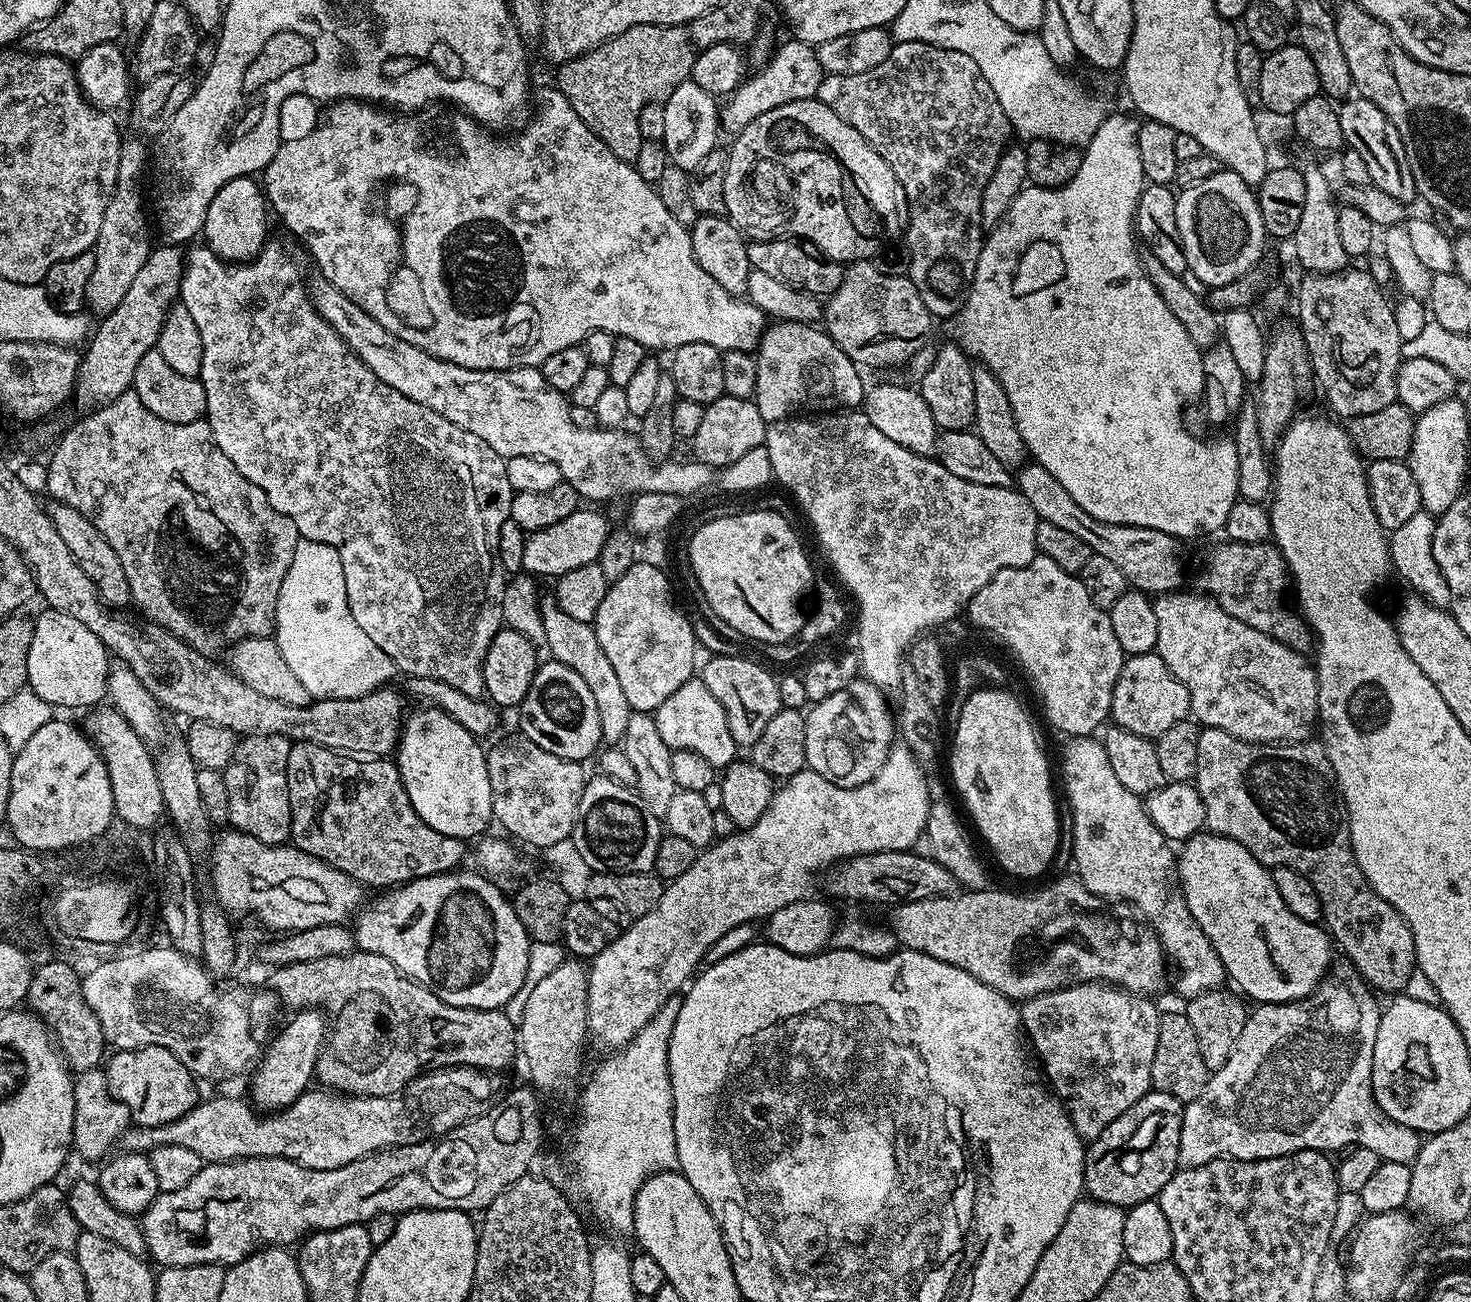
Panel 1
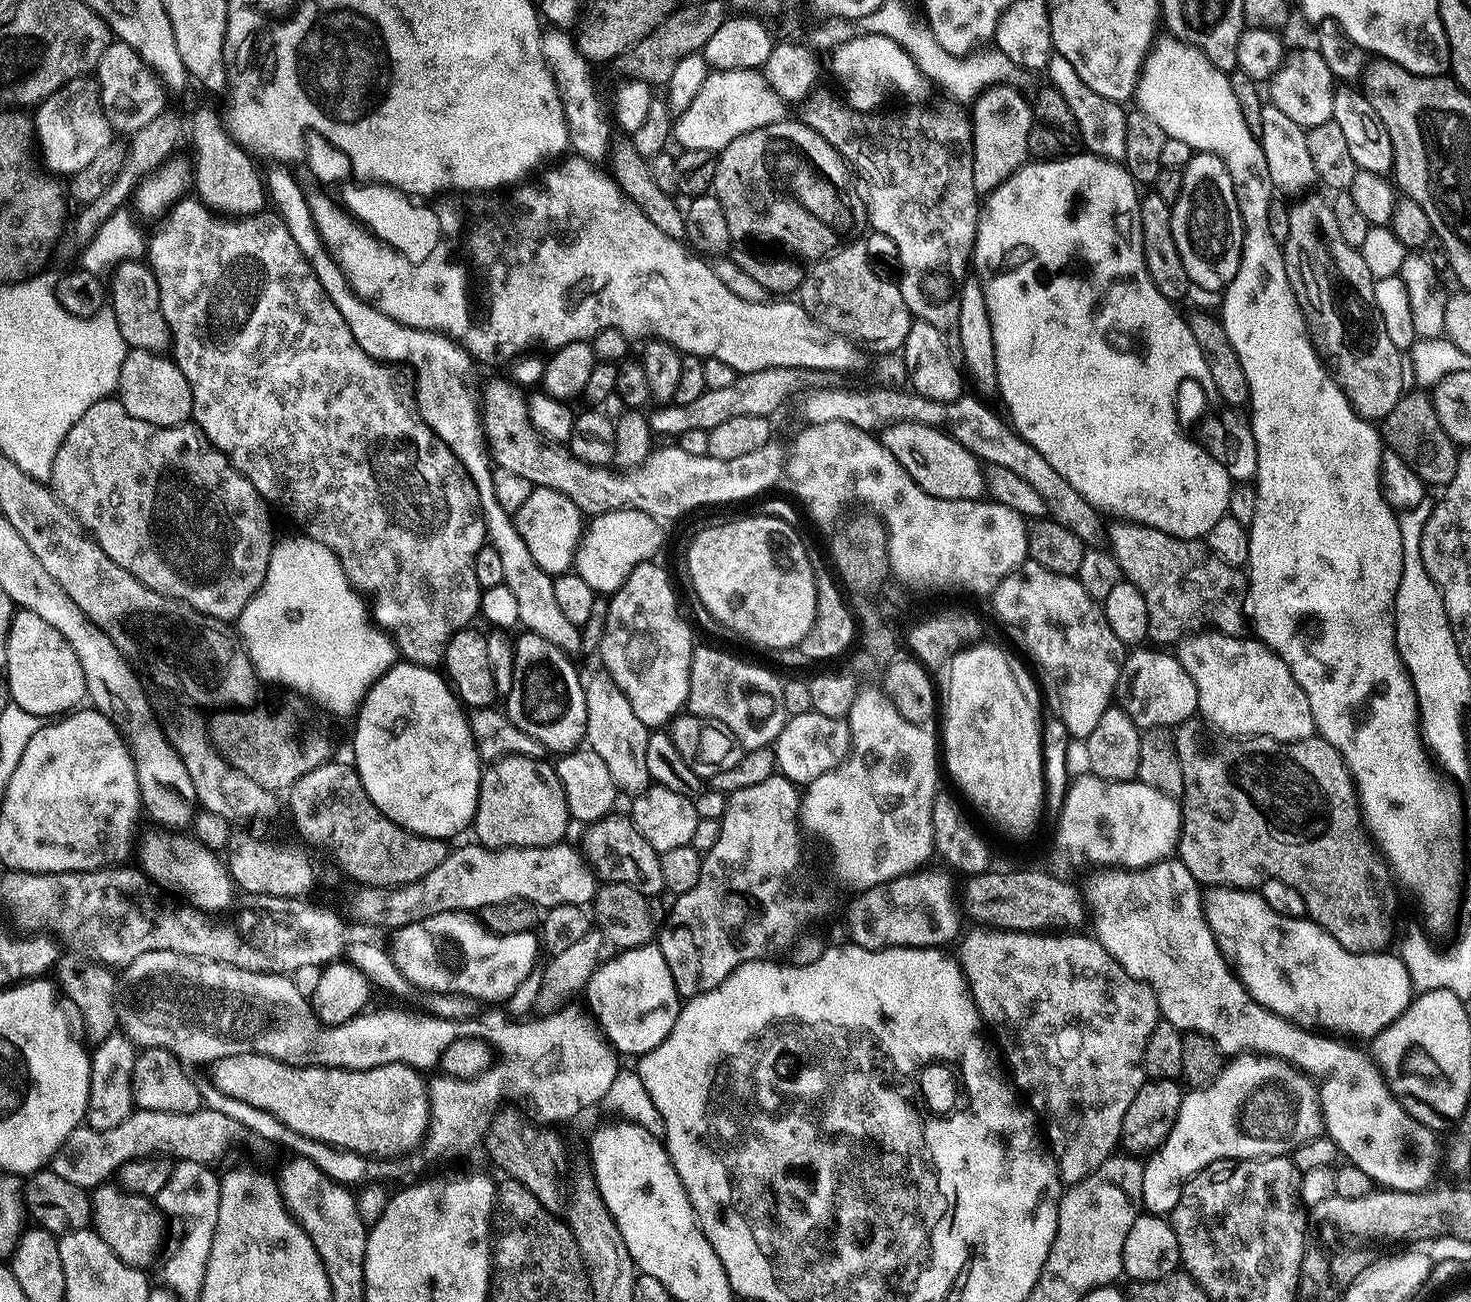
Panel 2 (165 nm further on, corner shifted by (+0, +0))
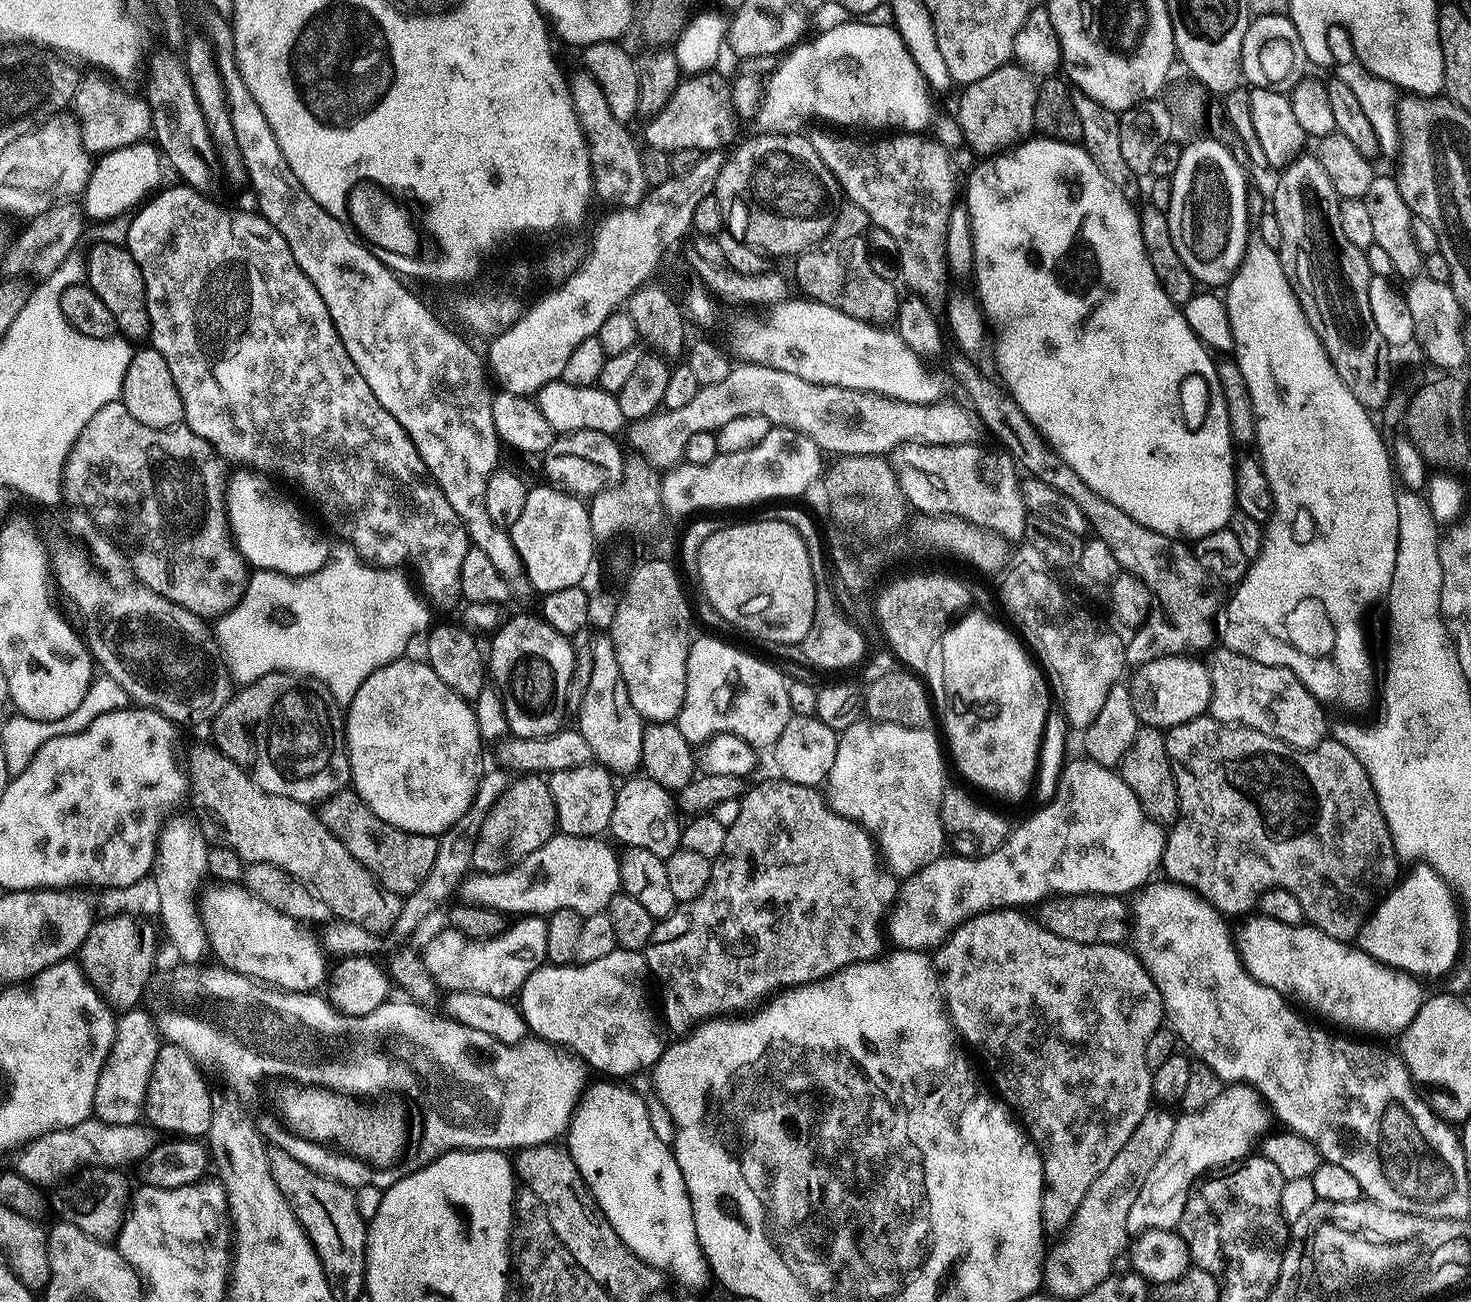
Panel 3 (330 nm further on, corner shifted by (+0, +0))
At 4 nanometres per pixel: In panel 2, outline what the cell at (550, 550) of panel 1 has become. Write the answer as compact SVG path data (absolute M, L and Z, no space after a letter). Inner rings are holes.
M619 508L593 517L581 535L573 558L573 571L599 595L610 596L621 588L634 566L649 563L662 544L659 521L644 511Z

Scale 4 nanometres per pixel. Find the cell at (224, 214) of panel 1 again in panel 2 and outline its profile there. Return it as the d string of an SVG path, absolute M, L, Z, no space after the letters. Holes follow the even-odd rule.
M200 108L190 116L192 144L196 147L196 164L194 160L195 195L209 211L224 218L241 218L255 216L266 208L266 184L262 172L256 169L257 161L249 156L238 144L232 143L231 136L218 119L218 112L212 108Z

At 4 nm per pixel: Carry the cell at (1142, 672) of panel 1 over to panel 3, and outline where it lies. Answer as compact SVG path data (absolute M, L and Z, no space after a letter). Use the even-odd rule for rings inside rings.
M1191 655L1183 656L1163 656L1154 662L1148 662L1141 665L1132 680L1130 687L1132 689L1132 701L1136 717L1140 719L1141 725L1150 728L1159 728L1167 730L1178 726L1182 722L1190 722L1194 718L1205 715L1212 706L1212 674L1207 663L1200 660L1191 660Z

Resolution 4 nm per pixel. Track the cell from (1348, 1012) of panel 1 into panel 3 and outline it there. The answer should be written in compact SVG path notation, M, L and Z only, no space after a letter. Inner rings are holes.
M1247 1086L1225 1087L1218 1094L1218 1098L1214 1098L1214 1102L1210 1102L1210 1106L1200 1113L1177 1115L1174 1134L1170 1136L1170 1146L1166 1146L1162 1158L1158 1158L1158 1162L1154 1164L1154 1170L1150 1170L1146 1182L1142 1182L1138 1198L1134 1198L1134 1206L1130 1206L1130 1215L1126 1218L1129 1233L1143 1234L1163 1228L1175 1229L1182 1218L1182 1210L1186 1206L1186 1198L1192 1191L1192 1185L1213 1170L1223 1169L1245 1159L1252 1150L1252 1139L1265 1133L1264 1127L1268 1120L1270 1121L1270 1116L1262 1105L1259 1093Z

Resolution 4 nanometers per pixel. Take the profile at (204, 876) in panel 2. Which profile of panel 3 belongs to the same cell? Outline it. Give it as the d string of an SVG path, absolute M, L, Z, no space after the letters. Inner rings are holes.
M212 886L205 893L202 902L202 914L205 918L205 928L209 932L211 953L217 956L219 963L243 976L257 981L269 988L281 992L310 992L315 993L316 988L325 983L330 972L329 957L326 949L318 939L311 927L300 921L282 914L282 910L274 910L274 906L266 906L262 898L250 894L243 886Z

